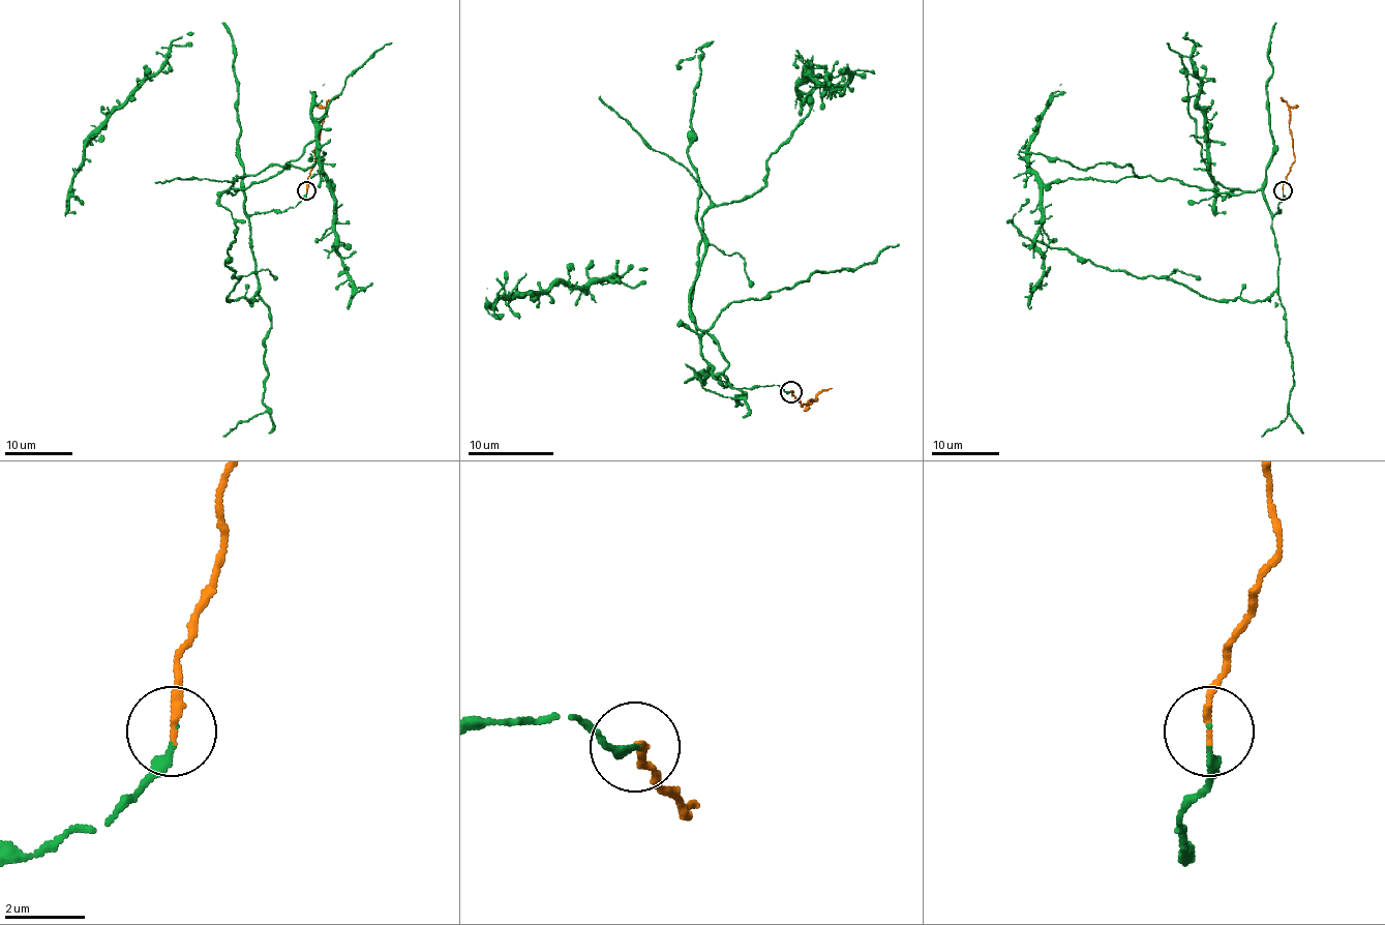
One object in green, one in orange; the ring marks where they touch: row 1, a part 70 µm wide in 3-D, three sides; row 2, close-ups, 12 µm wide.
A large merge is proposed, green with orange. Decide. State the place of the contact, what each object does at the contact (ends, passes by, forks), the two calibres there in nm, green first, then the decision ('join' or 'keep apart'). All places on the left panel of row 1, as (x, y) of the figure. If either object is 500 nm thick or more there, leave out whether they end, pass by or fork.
(306, 190) | green ends | orange ends | 100/170 nm | join

